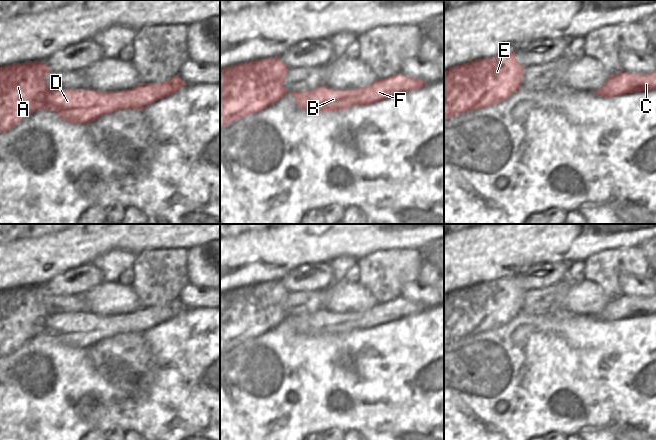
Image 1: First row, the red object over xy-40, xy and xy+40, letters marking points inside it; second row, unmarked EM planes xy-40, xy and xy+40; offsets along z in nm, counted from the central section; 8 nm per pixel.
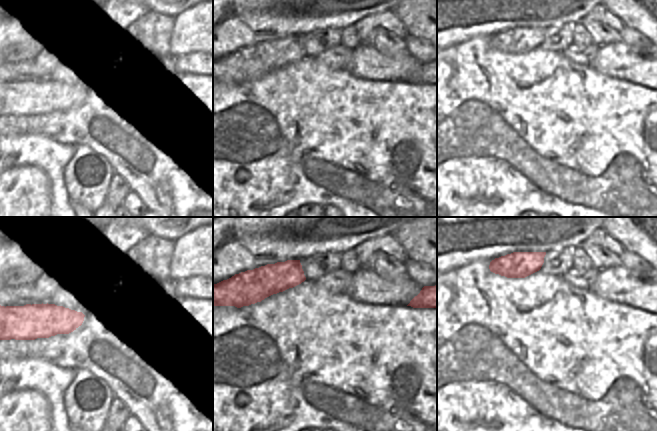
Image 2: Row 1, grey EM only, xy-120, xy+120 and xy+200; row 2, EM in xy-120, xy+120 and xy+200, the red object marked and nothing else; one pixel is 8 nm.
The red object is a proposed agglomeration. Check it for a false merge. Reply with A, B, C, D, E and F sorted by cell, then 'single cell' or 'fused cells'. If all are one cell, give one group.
A E / B C D F | fused cells

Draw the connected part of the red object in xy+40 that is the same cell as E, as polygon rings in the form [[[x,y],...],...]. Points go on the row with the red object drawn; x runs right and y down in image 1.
[[[512,51],[476,59],[444,70],[444,119],[499,103],[495,95],[506,85],[516,85],[521,88],[524,68],[515,58],[515,51]]]

